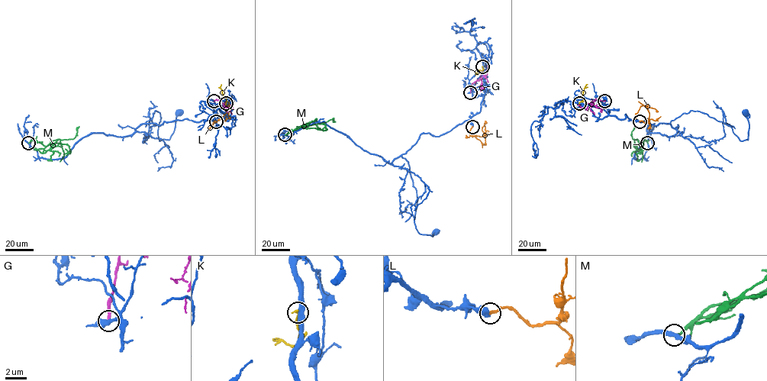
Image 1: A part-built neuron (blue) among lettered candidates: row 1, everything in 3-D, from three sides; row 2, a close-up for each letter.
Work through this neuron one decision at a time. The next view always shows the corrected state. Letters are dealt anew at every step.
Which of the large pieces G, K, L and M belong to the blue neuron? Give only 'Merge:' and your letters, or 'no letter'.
Merge: L

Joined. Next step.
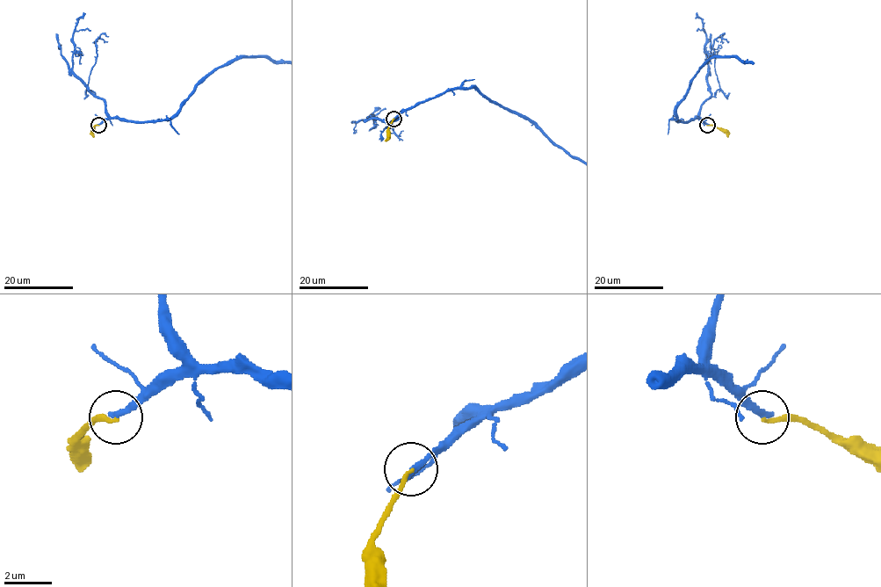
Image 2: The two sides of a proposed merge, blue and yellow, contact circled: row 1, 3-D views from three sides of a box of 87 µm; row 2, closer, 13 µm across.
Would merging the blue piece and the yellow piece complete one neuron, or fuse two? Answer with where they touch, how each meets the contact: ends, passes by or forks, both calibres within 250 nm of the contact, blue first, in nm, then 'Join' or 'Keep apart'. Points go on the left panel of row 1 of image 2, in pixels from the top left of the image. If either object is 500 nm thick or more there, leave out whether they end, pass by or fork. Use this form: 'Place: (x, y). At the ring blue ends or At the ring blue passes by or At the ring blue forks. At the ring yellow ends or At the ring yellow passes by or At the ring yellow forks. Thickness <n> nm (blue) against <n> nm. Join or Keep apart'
Place: (98, 125). At the ring blue ends. At the ring yellow ends. Thickness 240 nm (blue) against 140 nm. Keep apart

